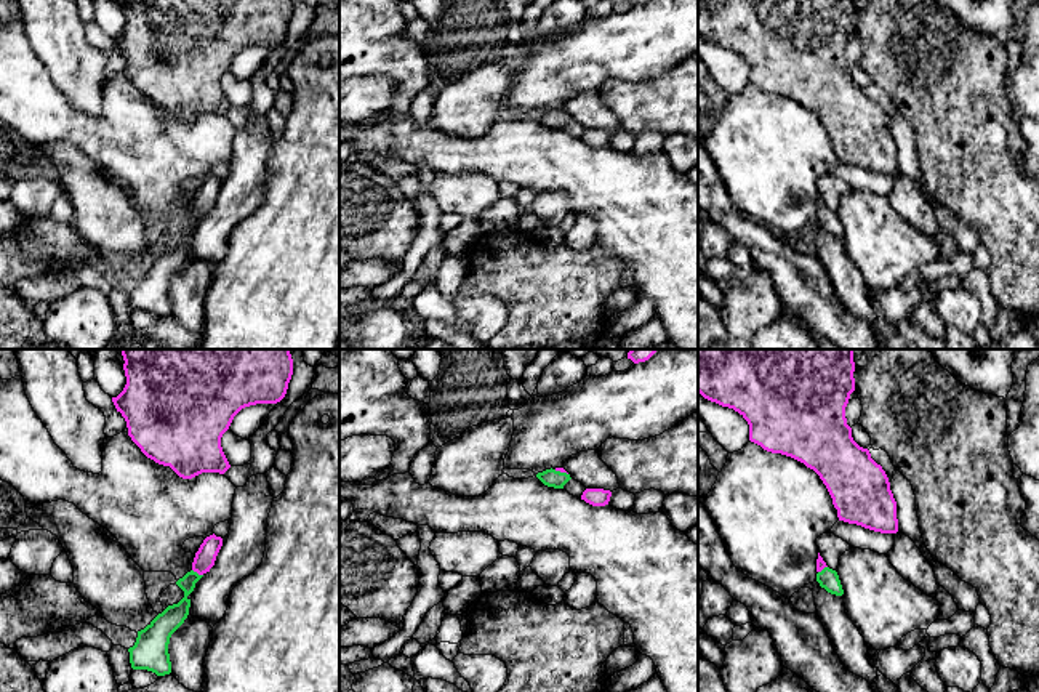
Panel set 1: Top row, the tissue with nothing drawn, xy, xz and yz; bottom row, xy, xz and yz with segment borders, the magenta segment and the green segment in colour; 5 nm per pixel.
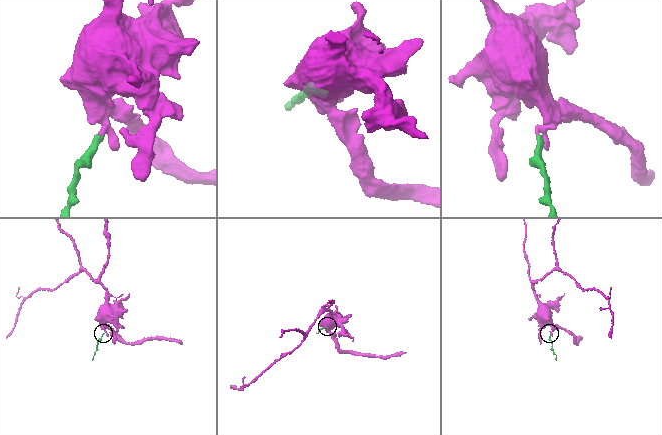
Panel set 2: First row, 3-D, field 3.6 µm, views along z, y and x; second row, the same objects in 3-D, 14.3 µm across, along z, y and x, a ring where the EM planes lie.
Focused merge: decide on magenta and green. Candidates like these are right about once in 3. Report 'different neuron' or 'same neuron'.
same neuron

